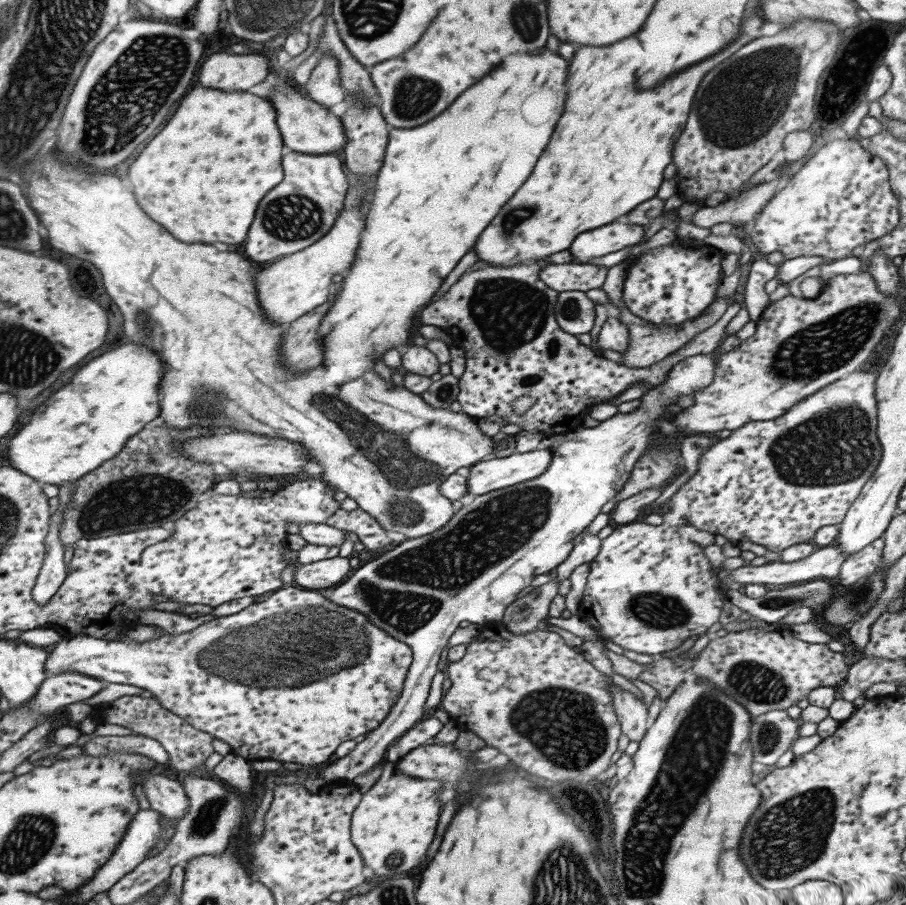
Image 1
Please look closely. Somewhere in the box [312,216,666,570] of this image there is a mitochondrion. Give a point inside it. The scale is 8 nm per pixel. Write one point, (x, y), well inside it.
(508, 311)

